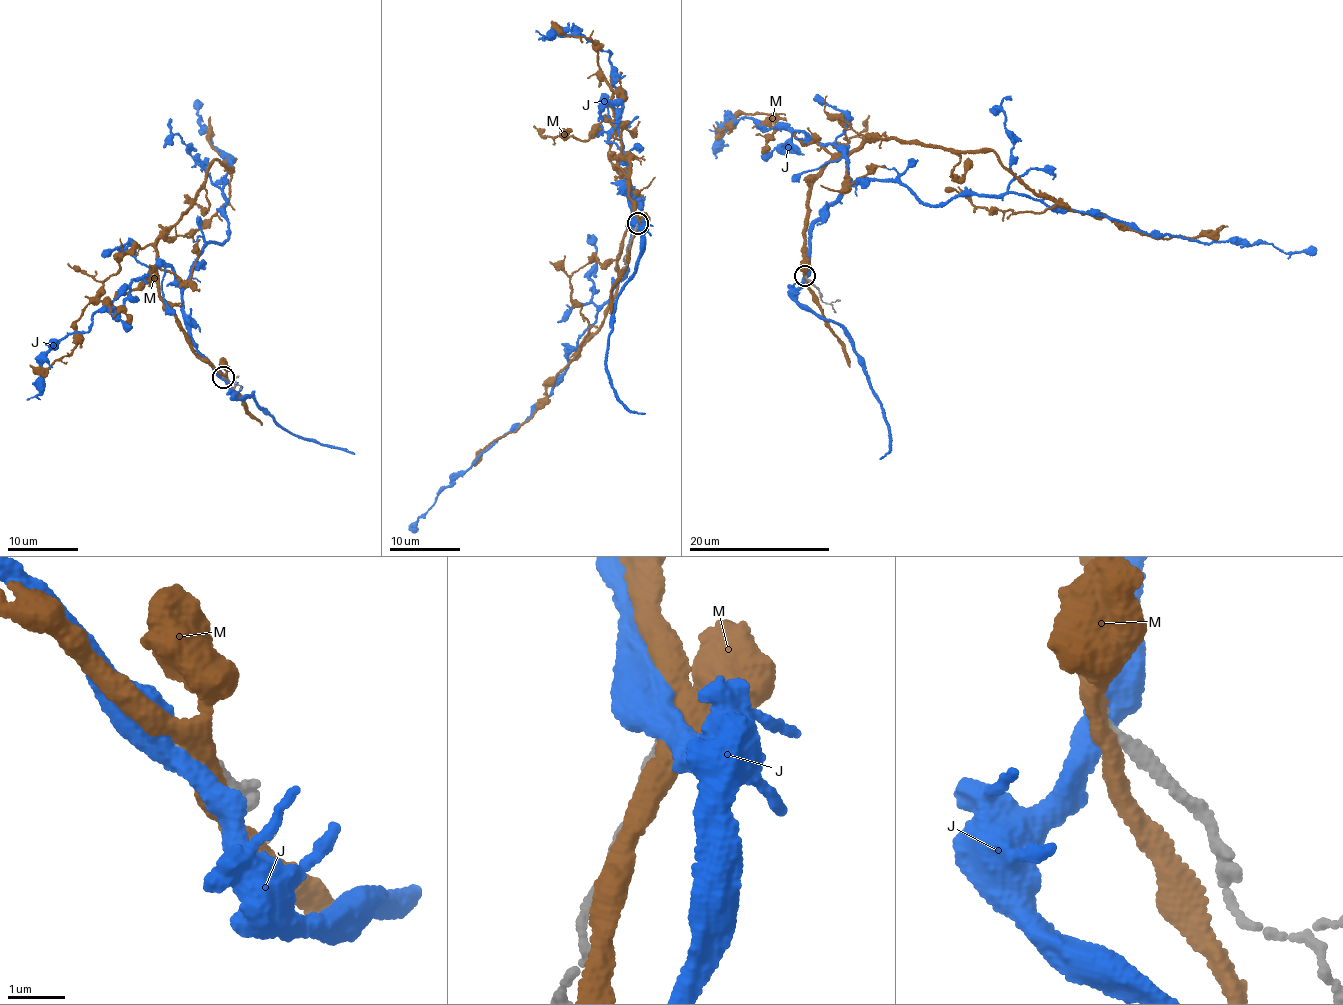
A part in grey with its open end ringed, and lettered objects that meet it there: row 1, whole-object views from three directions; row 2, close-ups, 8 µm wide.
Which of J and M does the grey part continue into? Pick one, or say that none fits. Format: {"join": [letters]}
{"join": []}

